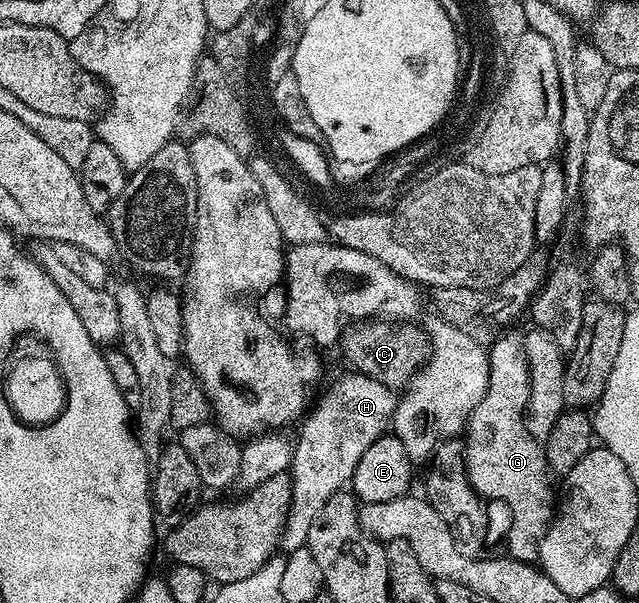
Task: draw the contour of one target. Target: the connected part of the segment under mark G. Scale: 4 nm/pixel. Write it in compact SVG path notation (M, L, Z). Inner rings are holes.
M502 333L493 340L488 348L489 353L489 380L487 381L487 393L479 405L469 415L469 422L463 432L465 445L465 468L469 484L473 490L481 496L482 500L498 499L509 506L513 514L513 524L509 527L509 551L508 554L523 563L536 564L537 554L541 548L543 537L547 529L553 523L555 514L555 495L553 499L554 476L547 465L547 457L542 440L531 437L525 428L525 410L529 400L529 366L527 365L527 353L525 341L520 334Z

